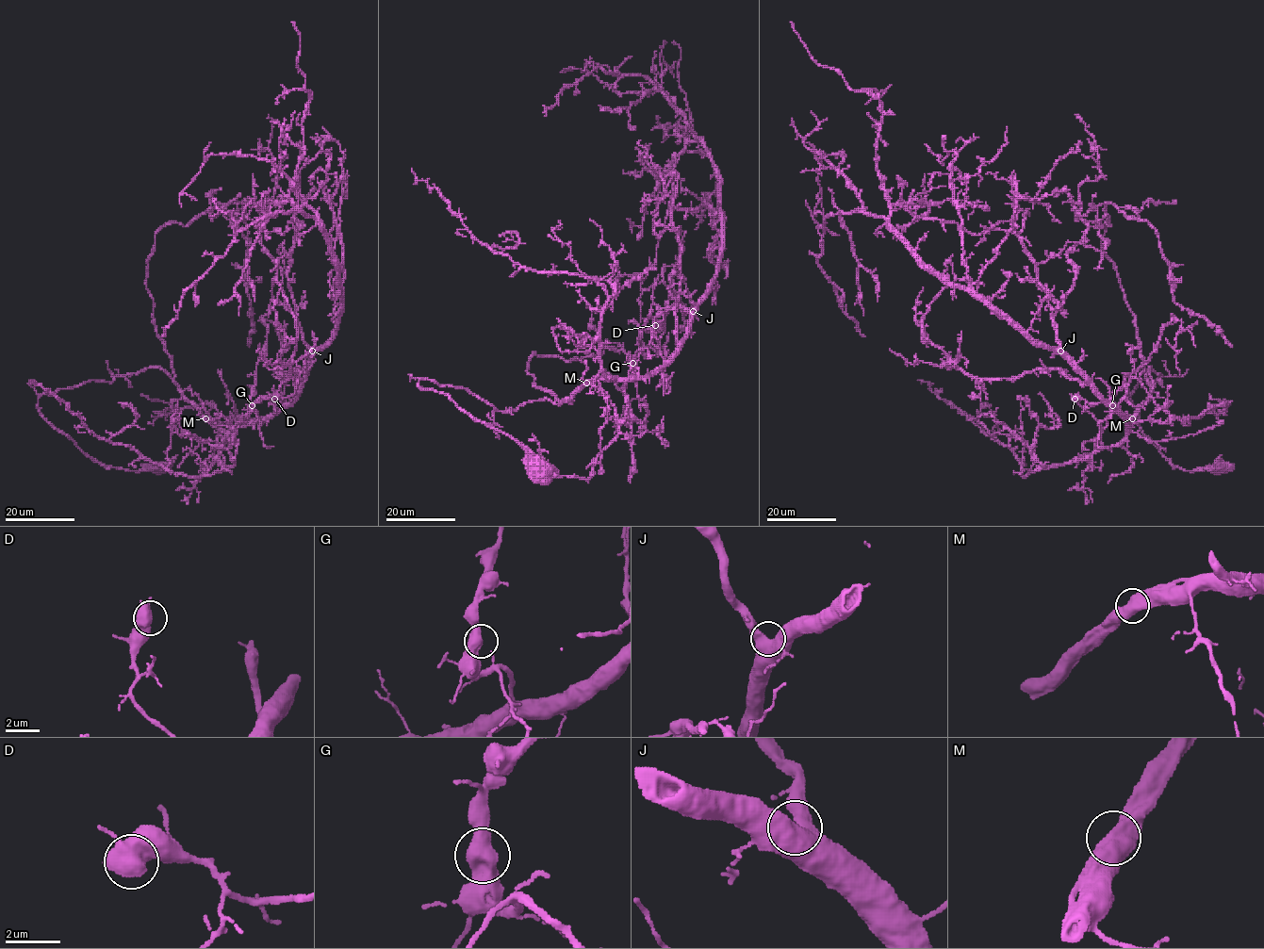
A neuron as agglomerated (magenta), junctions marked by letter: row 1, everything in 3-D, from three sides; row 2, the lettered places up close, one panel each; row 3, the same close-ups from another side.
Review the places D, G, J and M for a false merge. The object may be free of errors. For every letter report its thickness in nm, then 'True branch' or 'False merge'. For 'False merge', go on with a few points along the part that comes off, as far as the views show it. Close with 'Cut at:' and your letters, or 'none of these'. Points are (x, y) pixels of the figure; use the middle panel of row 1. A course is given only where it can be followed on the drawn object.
D: Thickness 600 nm. True branch
G: Thickness 600 nm. True branch
J: Thickness 600 nm. True branch
M: Thickness 600 nm. True branch
Cut at: none of these

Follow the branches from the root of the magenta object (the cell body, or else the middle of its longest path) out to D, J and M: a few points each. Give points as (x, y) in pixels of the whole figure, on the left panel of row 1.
D: (158, 468), (91, 460), (42, 417), (39, 398), (159, 367), (226, 430), (268, 419), (285, 403), (274, 399)
J: (158, 468), (91, 460), (42, 417), (39, 398), (159, 367), (206, 418), (230, 430), (284, 408), (312, 351)
M: (158, 468), (126, 470), (91, 460), (42, 417), (39, 398), (159, 367), (205, 417)

